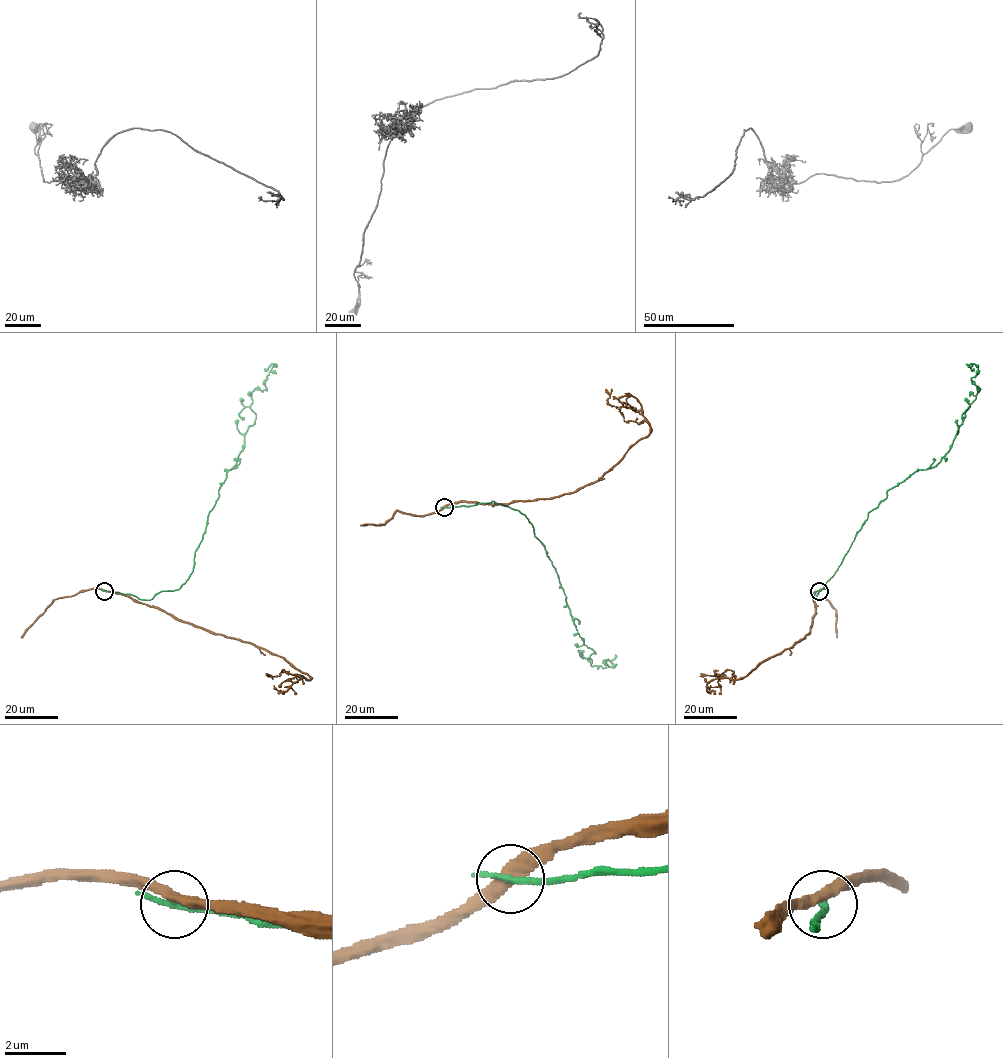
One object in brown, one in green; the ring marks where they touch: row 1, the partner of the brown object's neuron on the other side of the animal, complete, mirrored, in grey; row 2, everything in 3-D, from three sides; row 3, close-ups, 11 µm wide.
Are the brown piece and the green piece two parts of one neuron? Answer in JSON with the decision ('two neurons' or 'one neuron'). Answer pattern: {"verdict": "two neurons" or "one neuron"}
{"verdict": "two neurons"}

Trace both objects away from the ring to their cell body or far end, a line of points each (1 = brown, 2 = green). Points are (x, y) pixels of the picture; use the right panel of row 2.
1: (819, 590), (813, 595), (810, 630), (793, 646), (743, 678), (732, 679), (731, 670), (700, 673)
2: (819, 591), (887, 492), (933, 468), (949, 449), (979, 389), (974, 369)

